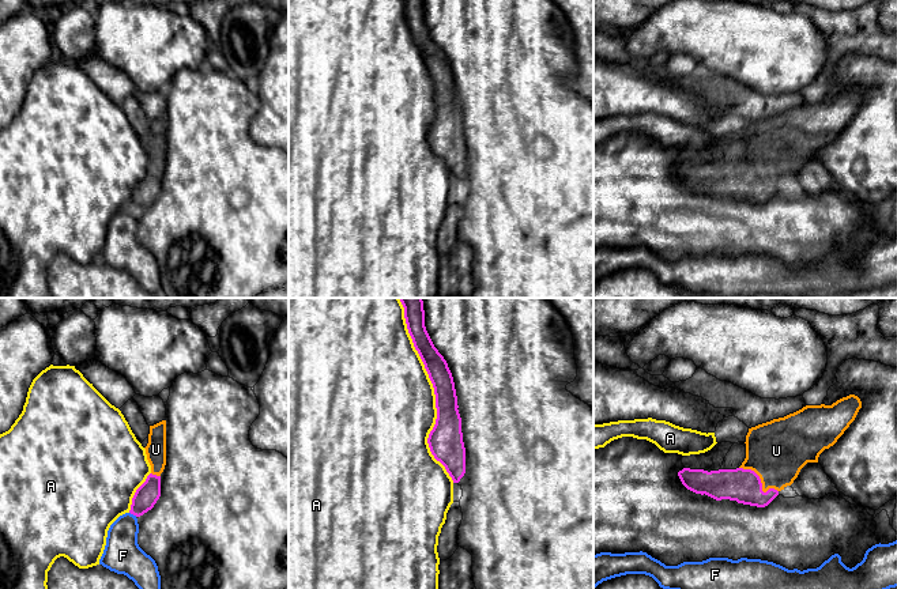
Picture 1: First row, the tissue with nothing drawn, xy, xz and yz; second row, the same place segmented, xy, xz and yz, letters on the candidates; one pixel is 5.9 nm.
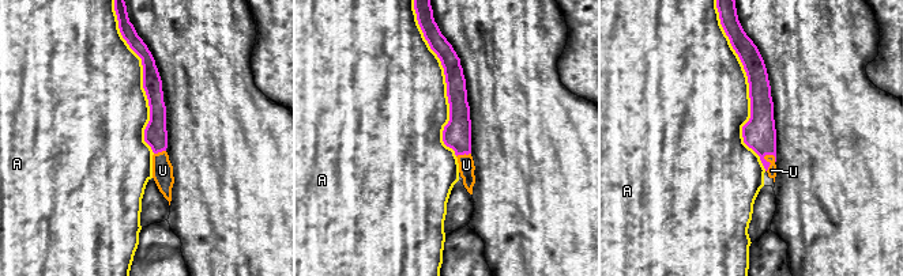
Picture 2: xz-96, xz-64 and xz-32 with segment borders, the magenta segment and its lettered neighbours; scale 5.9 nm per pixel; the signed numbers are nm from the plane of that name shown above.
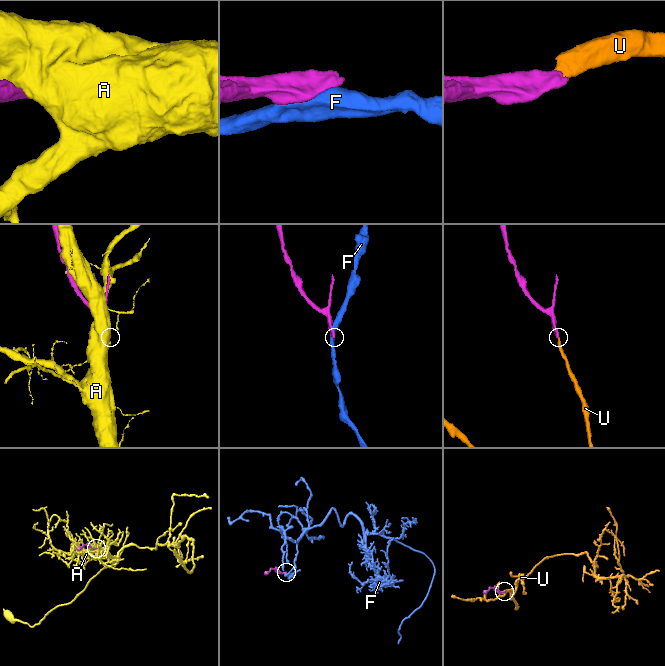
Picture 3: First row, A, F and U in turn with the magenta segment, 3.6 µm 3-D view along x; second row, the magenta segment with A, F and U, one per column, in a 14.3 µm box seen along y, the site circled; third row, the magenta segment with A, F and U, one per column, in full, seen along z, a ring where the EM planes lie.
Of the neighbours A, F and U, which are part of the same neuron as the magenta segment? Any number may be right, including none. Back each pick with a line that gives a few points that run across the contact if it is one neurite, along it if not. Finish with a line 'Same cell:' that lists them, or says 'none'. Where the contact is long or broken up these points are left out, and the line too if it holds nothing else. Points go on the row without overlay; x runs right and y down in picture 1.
U: yz (743, 181), (760, 177), (776, 146)
Same cell: U

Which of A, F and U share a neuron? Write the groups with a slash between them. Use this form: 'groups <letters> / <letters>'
groups A / F / U

